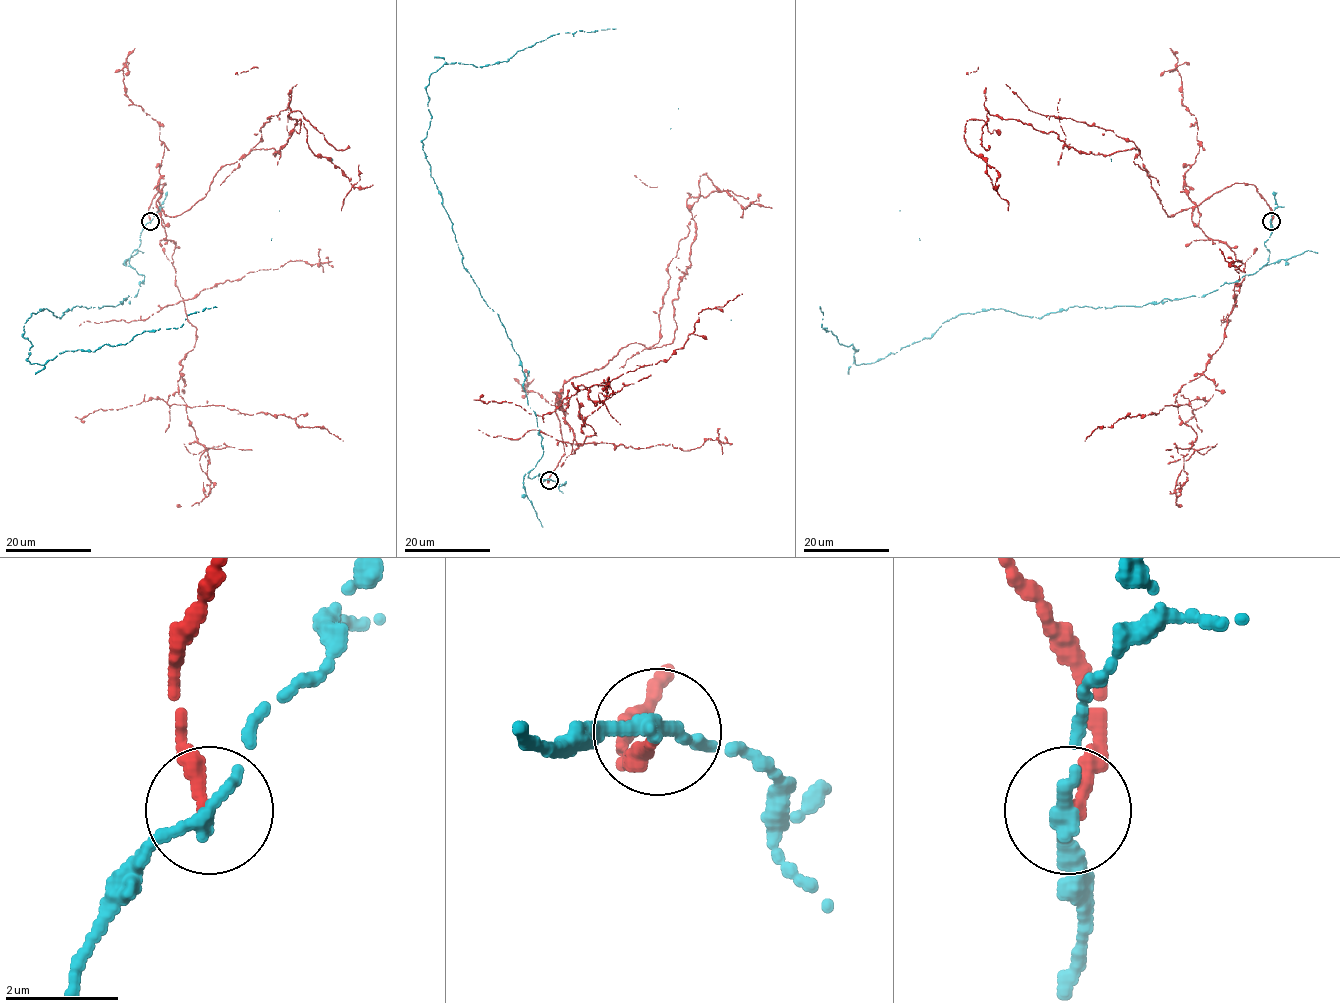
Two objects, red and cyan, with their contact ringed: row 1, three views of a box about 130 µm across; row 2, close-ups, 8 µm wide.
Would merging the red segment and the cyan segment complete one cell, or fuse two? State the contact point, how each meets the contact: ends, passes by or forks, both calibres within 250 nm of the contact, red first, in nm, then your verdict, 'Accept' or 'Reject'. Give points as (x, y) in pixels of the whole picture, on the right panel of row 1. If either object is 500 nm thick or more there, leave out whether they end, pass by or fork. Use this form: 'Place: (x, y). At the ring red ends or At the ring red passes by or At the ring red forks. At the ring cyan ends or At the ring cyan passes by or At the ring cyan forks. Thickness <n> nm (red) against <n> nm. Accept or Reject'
Place: (1271, 221). At the ring red ends. At the ring cyan passes by. Thickness 280 nm (red) against 280 nm. Reject

